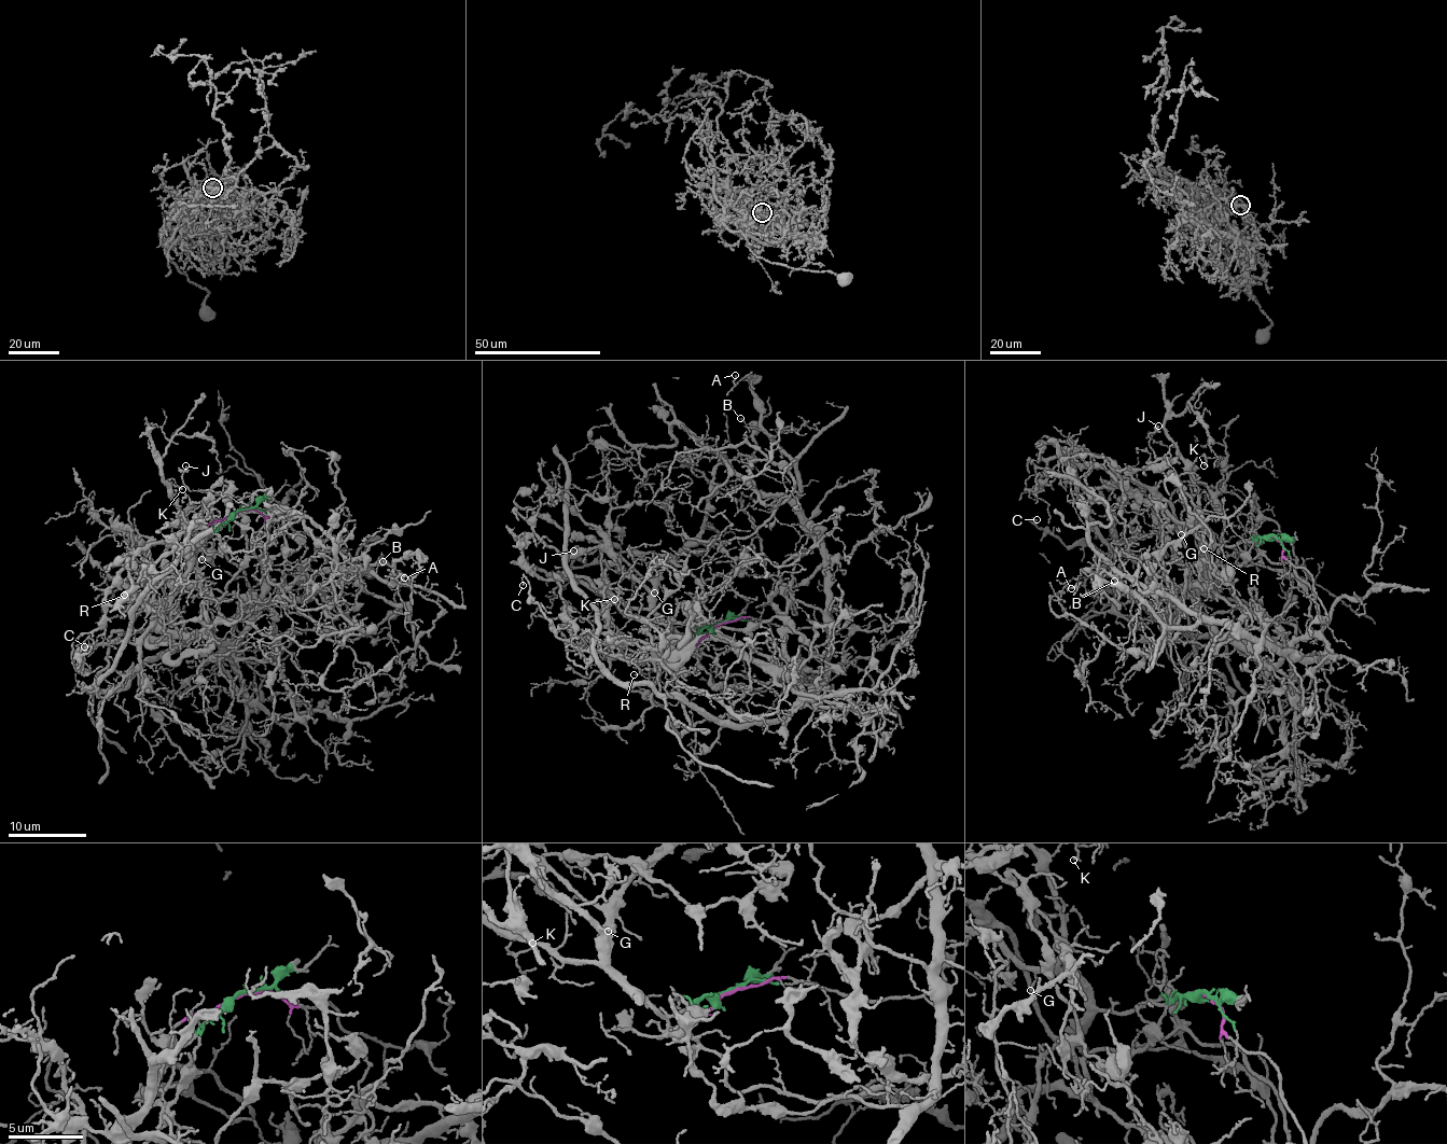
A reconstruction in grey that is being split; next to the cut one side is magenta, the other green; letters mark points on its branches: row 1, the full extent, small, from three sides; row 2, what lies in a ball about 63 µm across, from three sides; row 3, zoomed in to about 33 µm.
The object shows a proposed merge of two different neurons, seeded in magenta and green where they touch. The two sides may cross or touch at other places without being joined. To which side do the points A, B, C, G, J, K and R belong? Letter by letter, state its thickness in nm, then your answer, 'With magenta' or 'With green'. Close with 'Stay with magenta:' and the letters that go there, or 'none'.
A: Thickness 130 nm. With magenta
B: Thickness 100 nm. With magenta
C: Thickness 130 nm. With green
G: Thickness 110 nm. With green
J: Thickness 120 nm. With green
K: Thickness 170 nm. With green
R: Thickness 110 nm. With green
Stay with magenta: A, B

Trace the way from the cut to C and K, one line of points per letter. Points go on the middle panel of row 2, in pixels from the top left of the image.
C: (715, 625), (683, 637), (673, 626), (666, 654), (627, 664), (560, 639), (525, 580), (523, 585)
K: (715, 625), (683, 637), (650, 610), (609, 596), (601, 600), (610, 603), (615, 598)

